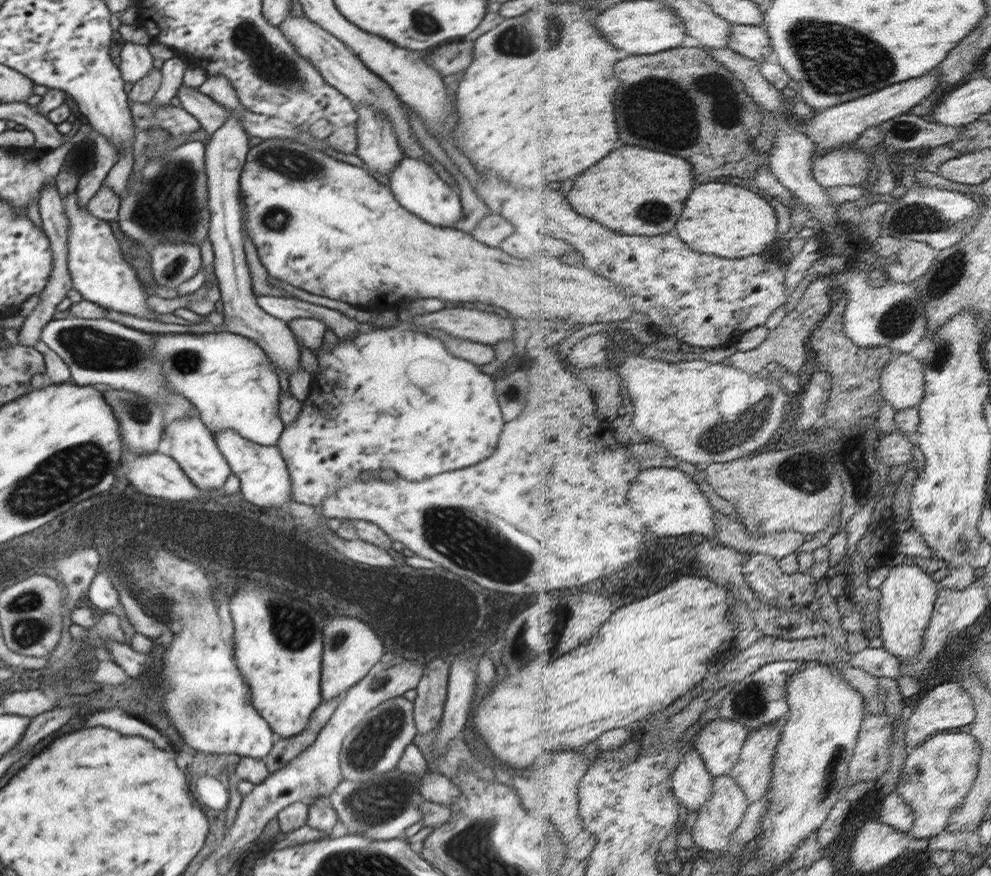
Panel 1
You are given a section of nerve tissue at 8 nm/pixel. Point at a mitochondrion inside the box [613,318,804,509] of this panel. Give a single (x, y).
(717, 438)

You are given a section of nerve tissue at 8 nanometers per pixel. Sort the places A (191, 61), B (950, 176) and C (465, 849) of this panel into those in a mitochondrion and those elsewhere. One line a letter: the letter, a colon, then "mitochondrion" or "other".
A: other
B: other
C: mitochondrion

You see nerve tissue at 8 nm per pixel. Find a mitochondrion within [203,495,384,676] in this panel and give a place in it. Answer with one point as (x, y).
(294, 631)

